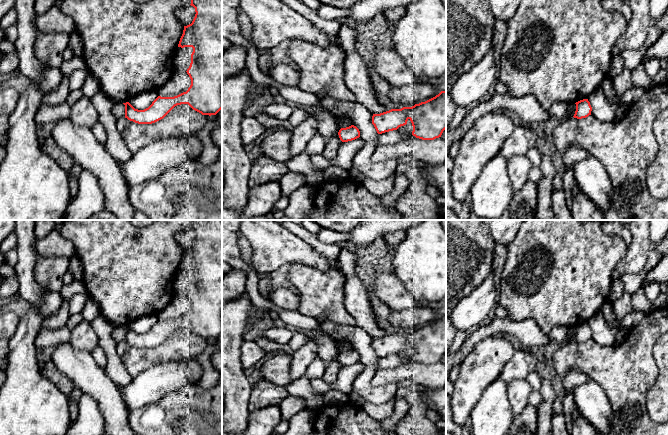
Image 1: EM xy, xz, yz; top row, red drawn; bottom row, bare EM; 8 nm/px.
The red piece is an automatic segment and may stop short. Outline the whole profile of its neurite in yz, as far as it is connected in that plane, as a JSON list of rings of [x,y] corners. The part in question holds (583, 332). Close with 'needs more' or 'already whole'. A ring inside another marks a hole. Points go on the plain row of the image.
[[[583,323],[575,327],[576,335],[574,338],[574,342],[582,343],[591,339],[592,331],[588,323]]]; already whole

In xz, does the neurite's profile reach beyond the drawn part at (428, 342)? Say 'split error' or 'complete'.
complete

